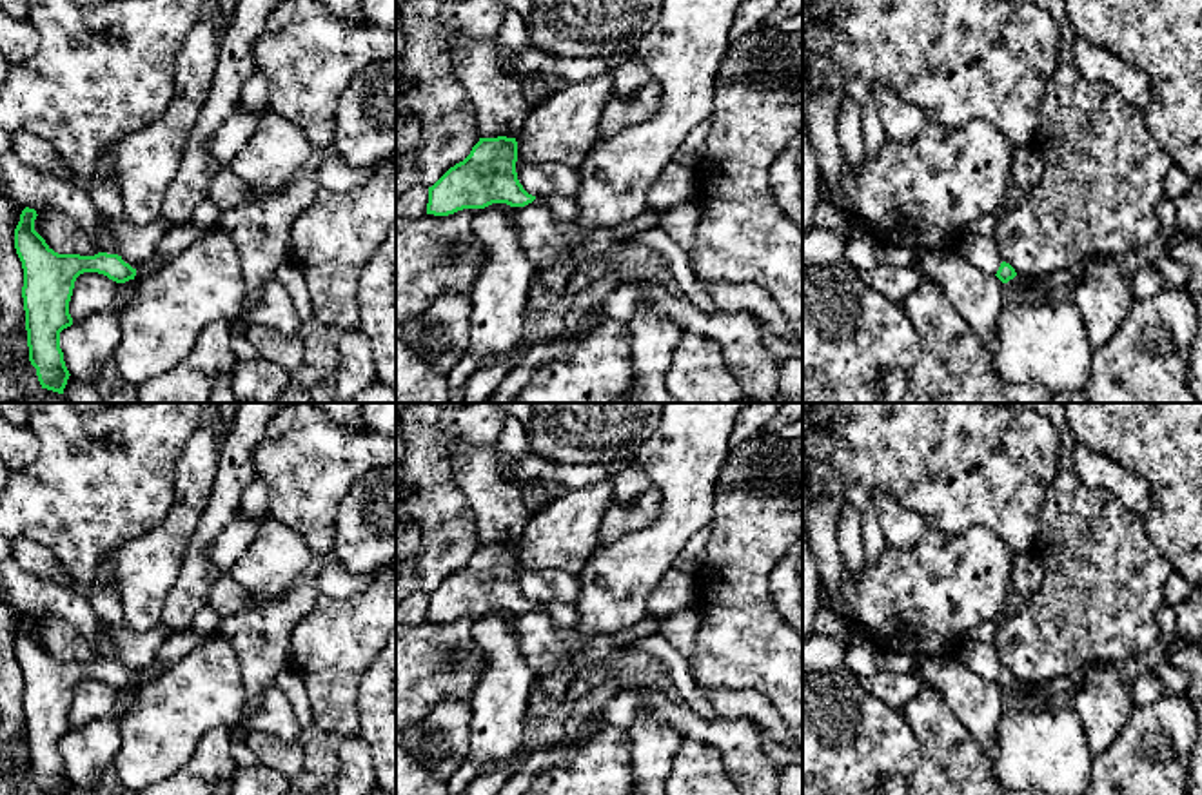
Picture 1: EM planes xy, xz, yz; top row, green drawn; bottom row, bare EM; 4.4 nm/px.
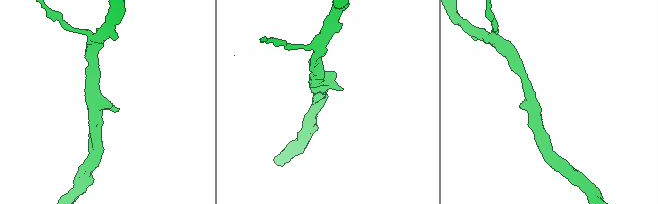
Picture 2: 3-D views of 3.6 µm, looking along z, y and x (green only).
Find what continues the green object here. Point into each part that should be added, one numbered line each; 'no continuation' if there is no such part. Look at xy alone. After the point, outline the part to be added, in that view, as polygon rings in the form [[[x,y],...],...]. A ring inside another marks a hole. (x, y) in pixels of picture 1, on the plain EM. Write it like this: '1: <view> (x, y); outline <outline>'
1: xy (149, 672); outline [[[147,666],[143,668],[142,672],[131,672],[134,677],[136,677],[136,682],[134,686],[142,684],[142,682],[147,682],[151,679],[154,679],[156,675],[160,675],[154,666]]]

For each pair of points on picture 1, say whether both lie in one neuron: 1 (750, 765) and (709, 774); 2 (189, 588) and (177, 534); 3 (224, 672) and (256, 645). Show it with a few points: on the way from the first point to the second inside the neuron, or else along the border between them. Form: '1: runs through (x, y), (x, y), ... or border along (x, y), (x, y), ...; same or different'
1: border along (694, 741), (710, 745), (721, 755), (729, 775); different
2: border along (200, 521), (187, 545), (180, 574), (166, 599); different
3: border along (218, 630), (236, 656), (247, 701); different

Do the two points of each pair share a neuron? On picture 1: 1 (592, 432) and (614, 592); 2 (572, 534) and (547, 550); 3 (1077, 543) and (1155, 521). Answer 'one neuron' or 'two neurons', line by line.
1: two neurons
2: one neuron
3: two neurons

